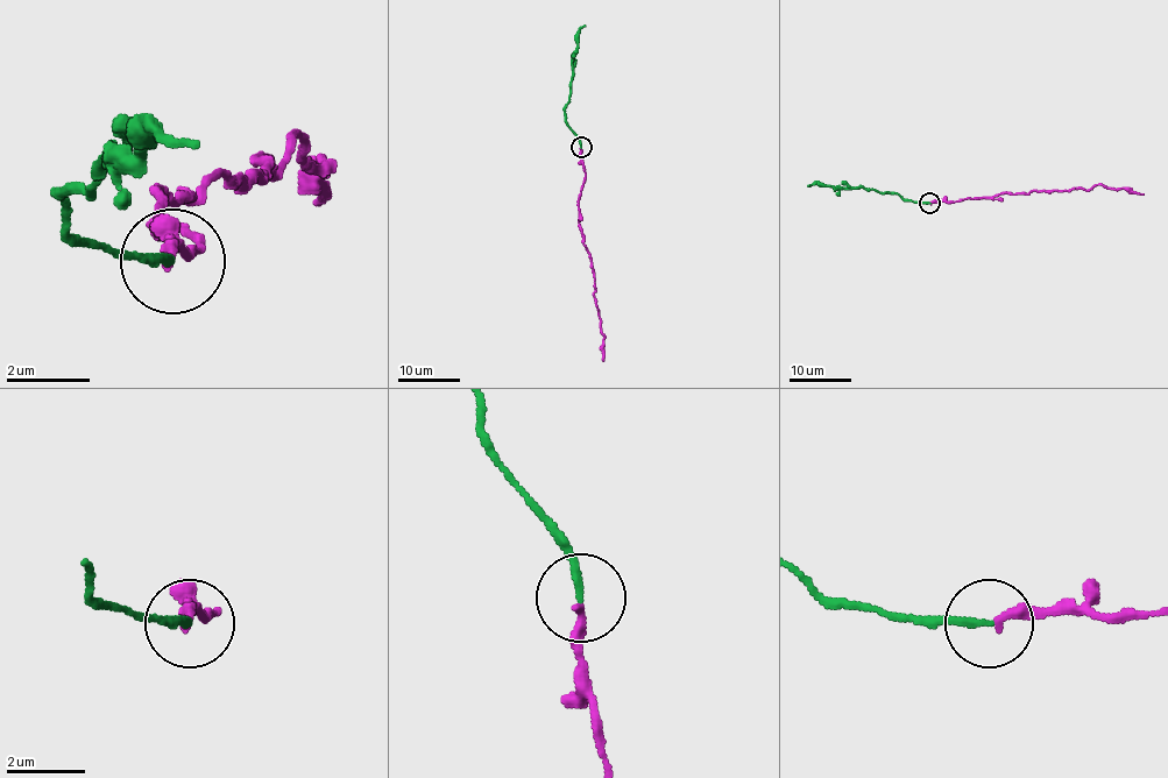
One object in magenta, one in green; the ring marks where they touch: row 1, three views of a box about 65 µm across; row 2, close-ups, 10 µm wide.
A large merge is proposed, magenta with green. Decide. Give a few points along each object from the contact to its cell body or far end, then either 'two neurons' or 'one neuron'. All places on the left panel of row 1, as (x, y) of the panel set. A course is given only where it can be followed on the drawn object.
course magenta (175, 259), (196, 248), (154, 217), (154, 196), (259, 164), (280, 175), (290, 133), (321, 164), (321, 206); course green (175, 259), (80, 248), (59, 196), (91, 196), (112, 154), (112, 164), (154, 133), (196, 143); one neuron

